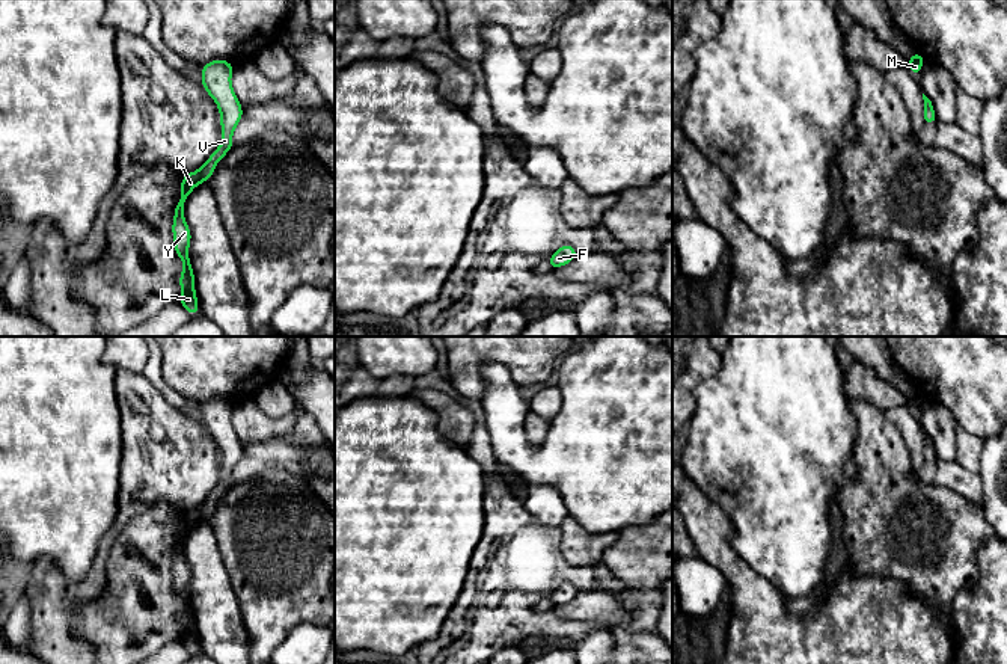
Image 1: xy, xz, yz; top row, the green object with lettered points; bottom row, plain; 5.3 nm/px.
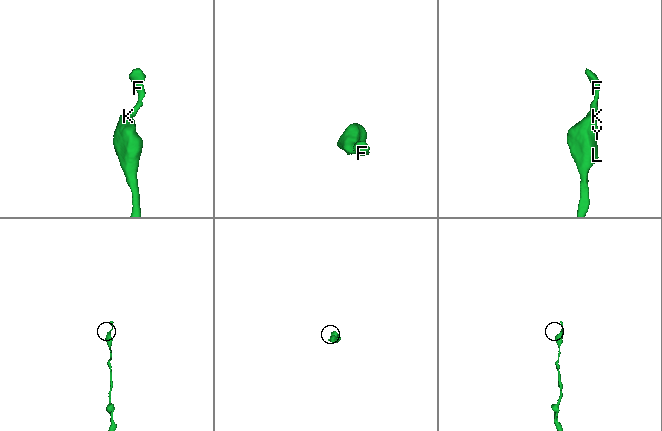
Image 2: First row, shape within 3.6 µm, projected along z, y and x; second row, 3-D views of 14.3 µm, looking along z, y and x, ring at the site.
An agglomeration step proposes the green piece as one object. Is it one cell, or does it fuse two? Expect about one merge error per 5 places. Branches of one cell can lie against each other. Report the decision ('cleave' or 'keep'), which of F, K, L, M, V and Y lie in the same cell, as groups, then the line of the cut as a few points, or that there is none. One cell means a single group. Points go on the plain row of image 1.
keep | F K L M V Y | no cut

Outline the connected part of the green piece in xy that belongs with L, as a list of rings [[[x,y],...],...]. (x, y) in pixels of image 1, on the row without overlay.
[[[216,397],[202,403],[200,421],[207,432],[216,439],[220,451],[222,481],[208,495],[208,498],[194,510],[184,512],[181,518],[181,536],[175,543],[172,572],[176,593],[181,596],[184,607],[179,613],[181,635],[179,641],[193,655],[199,652],[197,632],[194,629],[194,611],[190,601],[188,586],[191,569],[184,557],[184,543],[193,527],[214,512],[216,503],[234,484],[232,471],[243,456],[243,444],[240,442],[231,421],[234,401]]]

